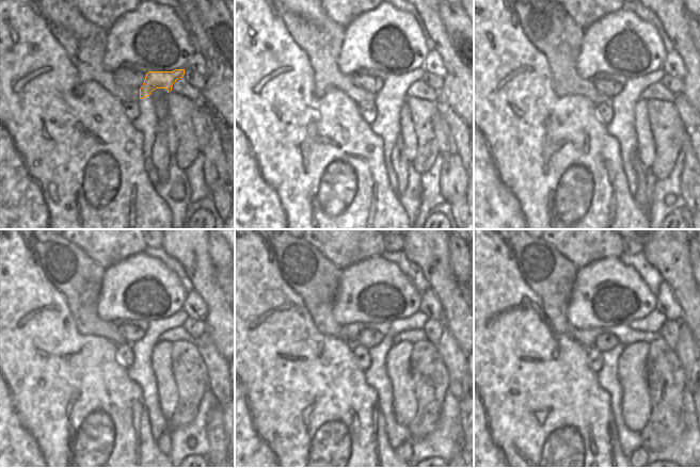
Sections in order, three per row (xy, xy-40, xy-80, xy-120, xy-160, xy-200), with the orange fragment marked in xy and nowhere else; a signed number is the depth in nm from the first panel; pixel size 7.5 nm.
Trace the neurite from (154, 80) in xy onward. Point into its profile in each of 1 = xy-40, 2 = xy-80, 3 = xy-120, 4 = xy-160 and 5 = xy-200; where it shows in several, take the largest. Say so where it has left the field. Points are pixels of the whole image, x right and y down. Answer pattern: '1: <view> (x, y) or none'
1: xy-40 (404, 81)
2: xy-80 (643, 81)
3: xy-120 (177, 320)
4: xy-160 (417, 321)
5: xy-200 (654, 321)

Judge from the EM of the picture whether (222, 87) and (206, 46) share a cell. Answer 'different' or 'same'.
same

